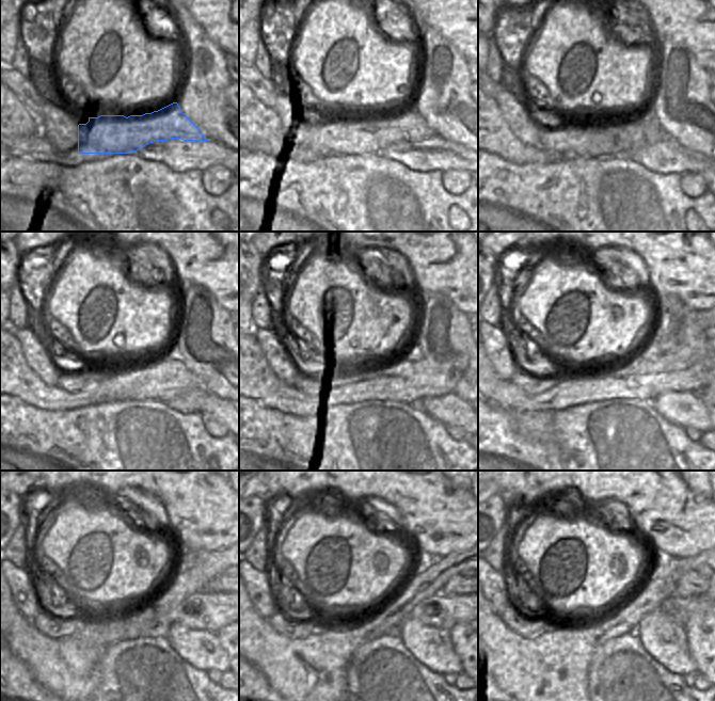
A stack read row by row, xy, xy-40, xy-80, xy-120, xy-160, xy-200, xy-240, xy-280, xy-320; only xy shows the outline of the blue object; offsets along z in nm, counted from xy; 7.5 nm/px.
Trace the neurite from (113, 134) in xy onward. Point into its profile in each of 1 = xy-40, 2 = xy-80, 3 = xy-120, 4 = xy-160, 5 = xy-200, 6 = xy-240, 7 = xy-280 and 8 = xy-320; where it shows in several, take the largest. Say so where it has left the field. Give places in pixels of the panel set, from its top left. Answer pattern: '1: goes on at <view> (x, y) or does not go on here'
1: goes on at xy-40 (344, 136)
2: goes on at xy-80 (593, 138)
3: goes on at xy-120 (102, 377)
4: goes on at xy-160 (393, 372)
5: goes on at xy-200 (625, 373)
6: goes on at xy-240 (51, 625)
7: goes on at xy-280 (289, 626)
8: goes on at xy-320 (512, 618)

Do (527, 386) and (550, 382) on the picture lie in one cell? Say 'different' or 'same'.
same

